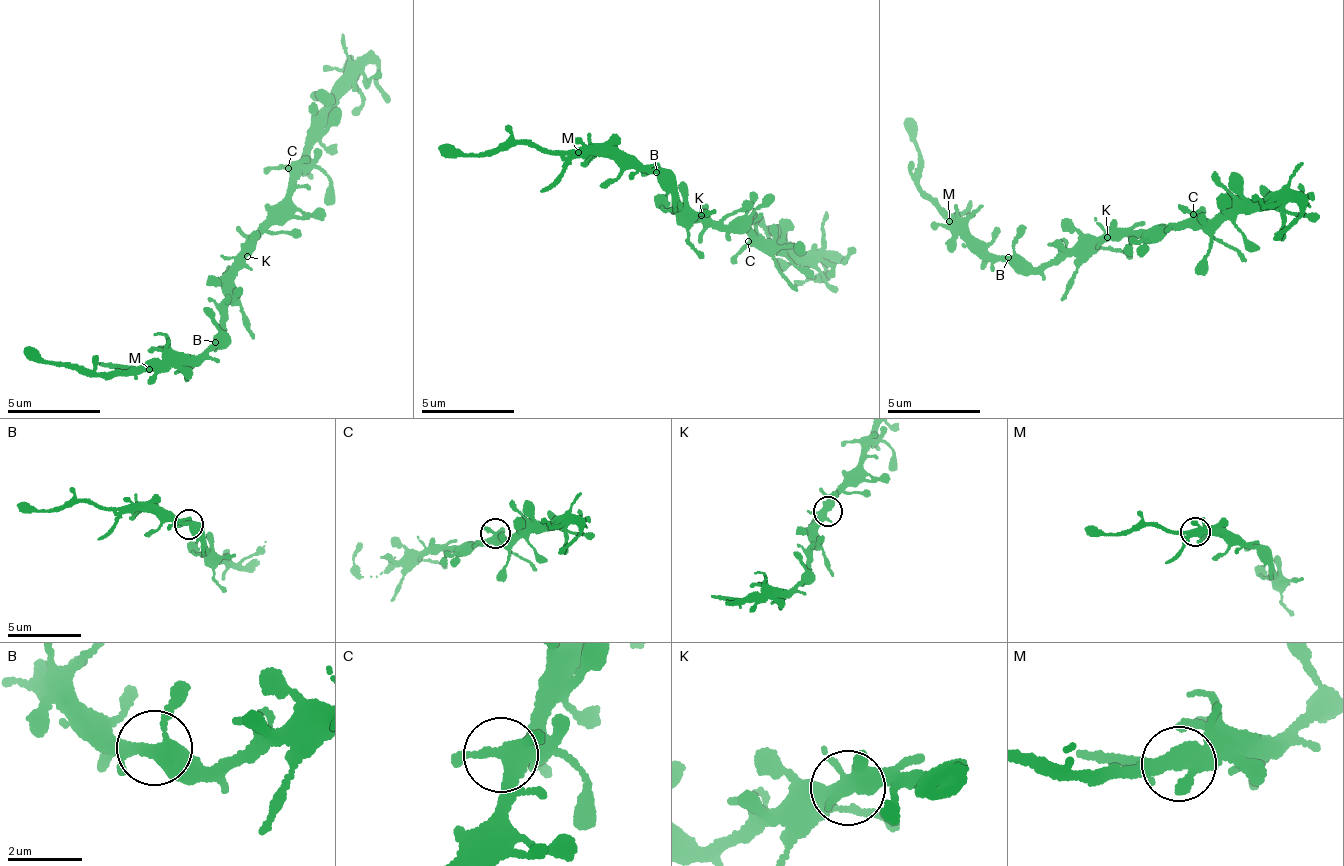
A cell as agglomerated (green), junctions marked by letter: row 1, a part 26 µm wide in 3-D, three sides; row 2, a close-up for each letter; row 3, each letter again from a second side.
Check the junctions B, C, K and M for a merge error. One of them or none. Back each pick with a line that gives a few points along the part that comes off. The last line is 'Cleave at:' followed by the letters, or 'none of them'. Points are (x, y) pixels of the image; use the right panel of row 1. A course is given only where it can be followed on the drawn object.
Cleave at: none of them

